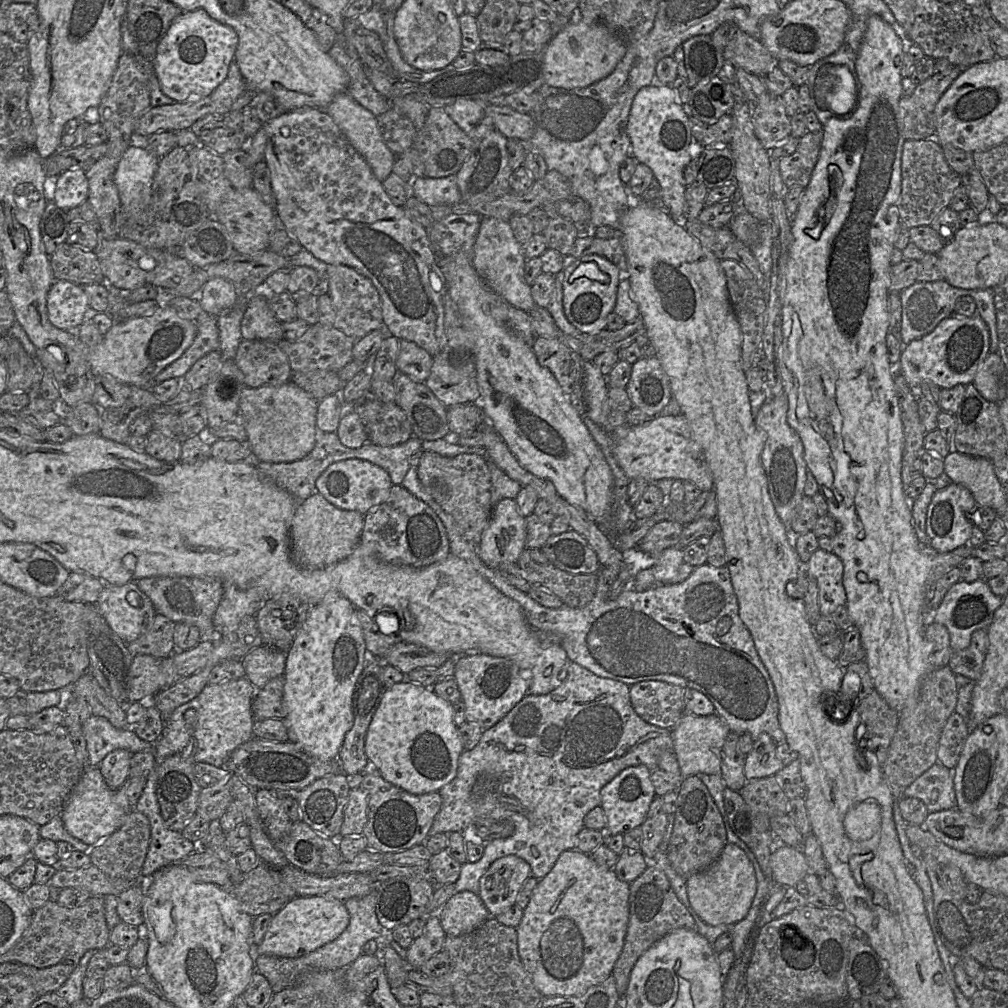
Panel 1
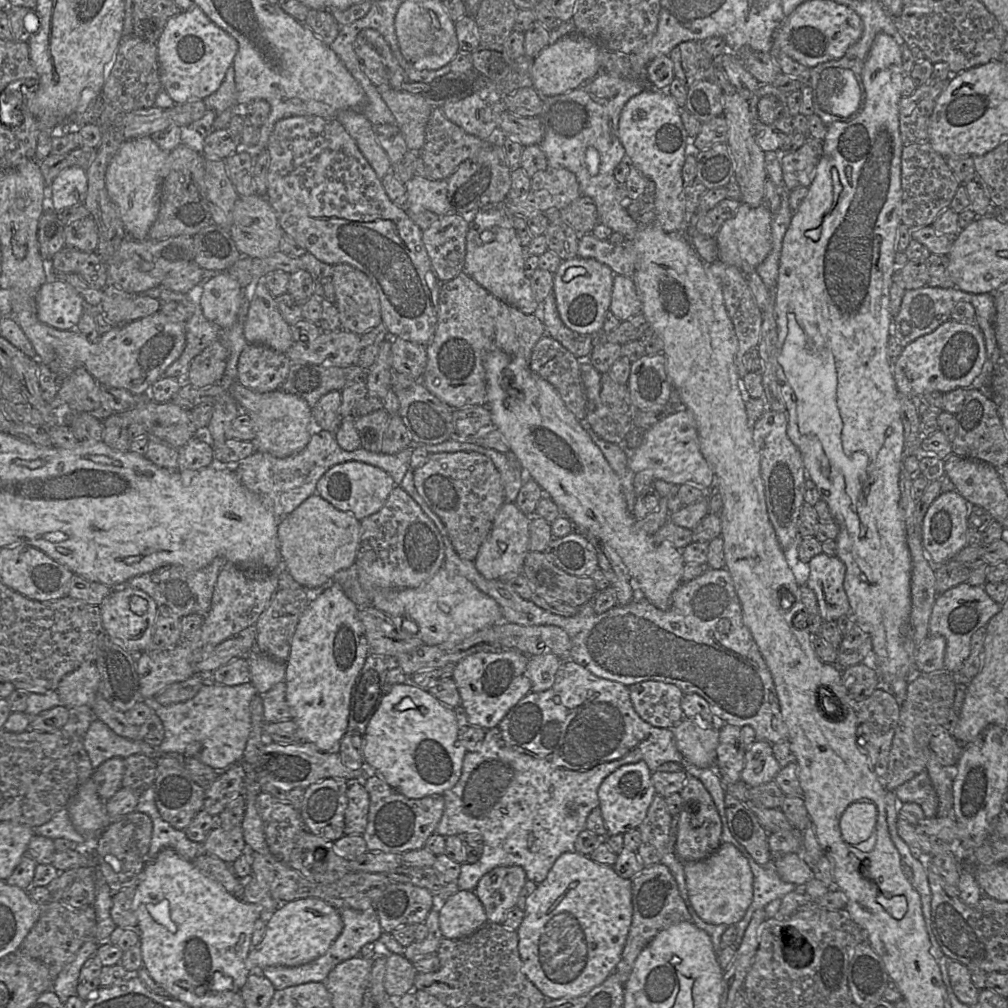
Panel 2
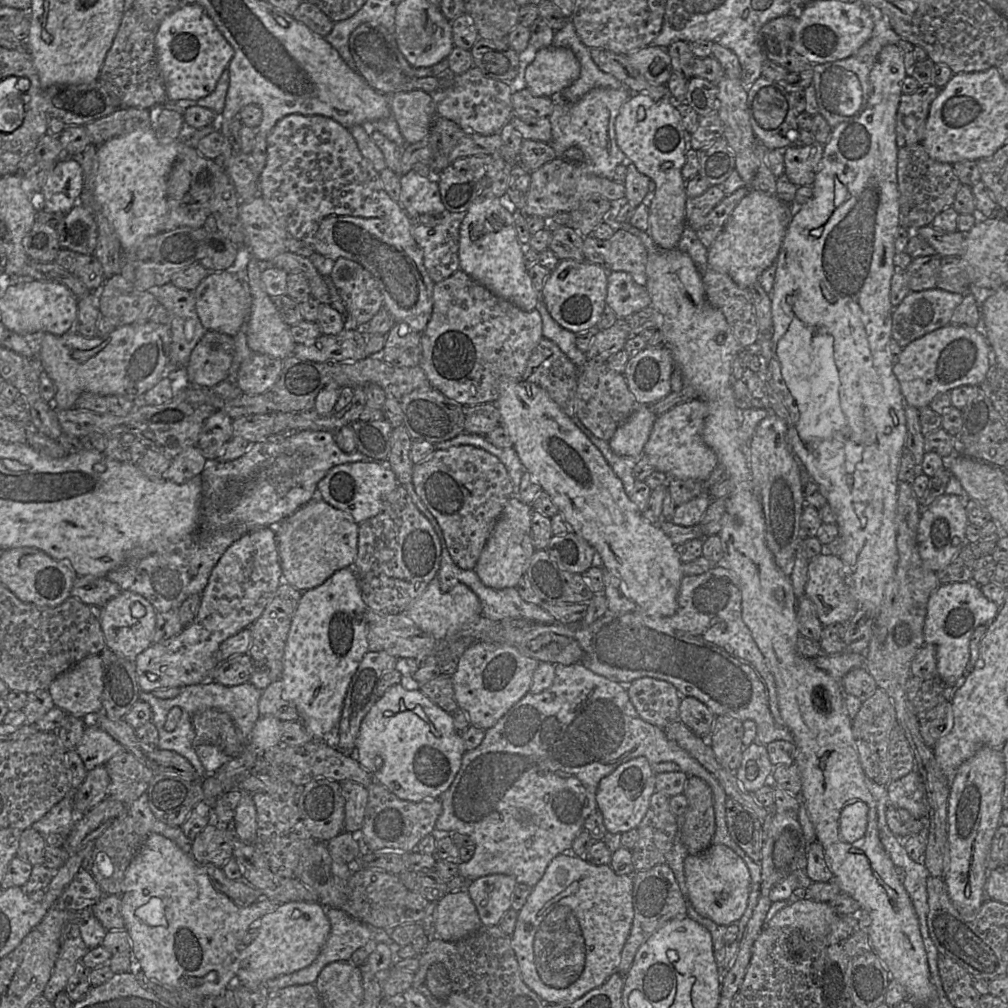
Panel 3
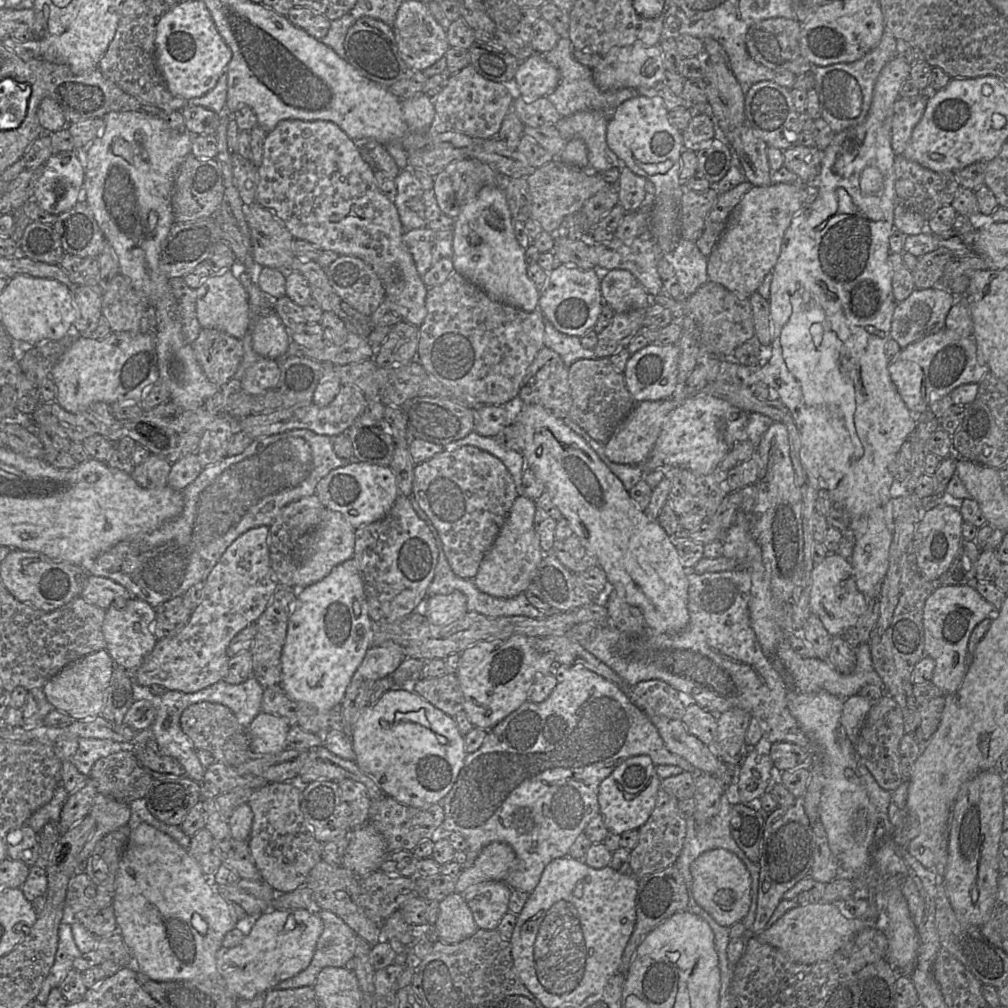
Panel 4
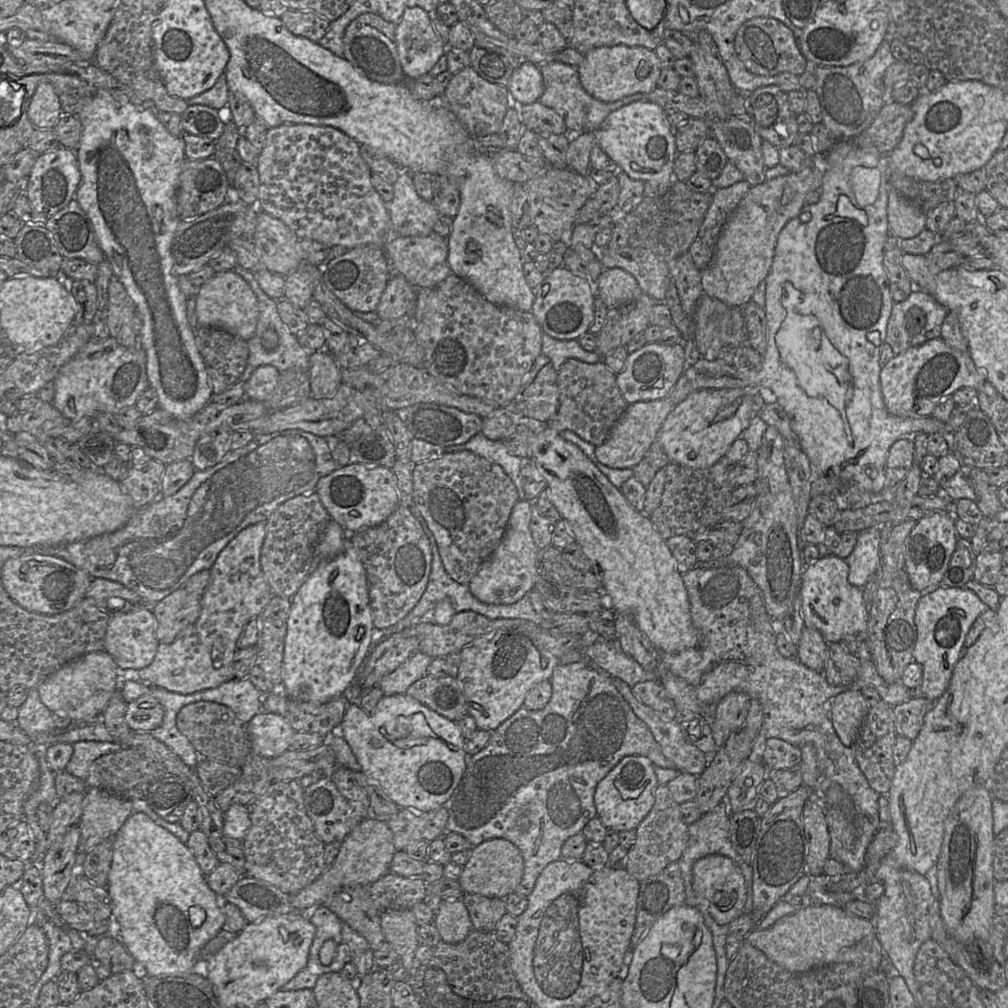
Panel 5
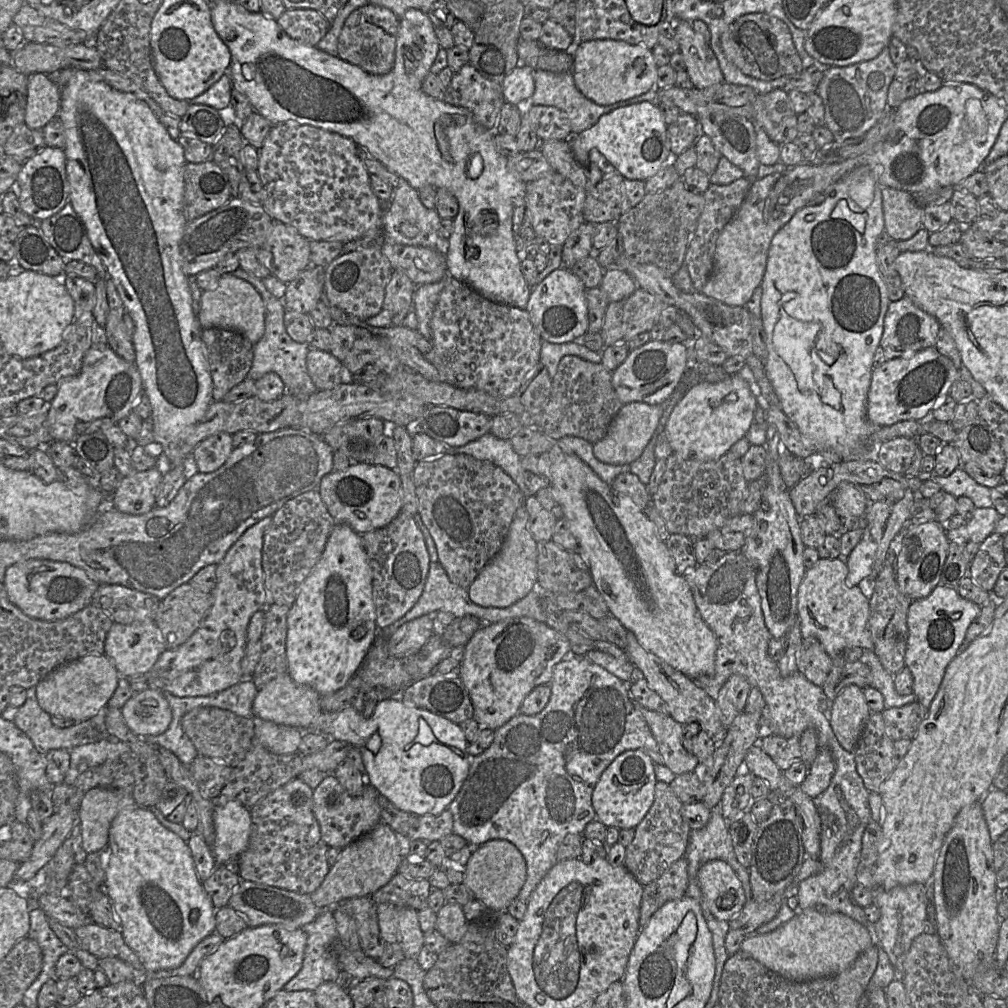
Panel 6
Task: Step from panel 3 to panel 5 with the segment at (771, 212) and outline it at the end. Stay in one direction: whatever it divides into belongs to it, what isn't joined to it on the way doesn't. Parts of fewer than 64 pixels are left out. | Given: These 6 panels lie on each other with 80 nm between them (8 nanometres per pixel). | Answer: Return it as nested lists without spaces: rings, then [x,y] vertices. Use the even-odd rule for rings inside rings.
[[[812,166],[801,172],[779,176],[750,187],[738,207],[724,224],[713,257],[702,271],[703,293],[735,308],[742,308],[752,300],[756,288],[770,272],[779,233],[788,221],[801,213],[802,208],[806,205],[808,193],[820,189],[822,176],[822,167]]]

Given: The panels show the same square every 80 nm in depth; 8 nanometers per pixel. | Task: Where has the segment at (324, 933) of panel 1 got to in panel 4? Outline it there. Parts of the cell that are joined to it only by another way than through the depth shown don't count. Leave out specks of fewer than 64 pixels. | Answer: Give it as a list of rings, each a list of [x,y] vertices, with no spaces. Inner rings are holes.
[[[307,909],[269,910],[256,918],[240,944],[216,953],[218,973],[235,999],[252,999],[305,970],[313,958],[323,921]]]

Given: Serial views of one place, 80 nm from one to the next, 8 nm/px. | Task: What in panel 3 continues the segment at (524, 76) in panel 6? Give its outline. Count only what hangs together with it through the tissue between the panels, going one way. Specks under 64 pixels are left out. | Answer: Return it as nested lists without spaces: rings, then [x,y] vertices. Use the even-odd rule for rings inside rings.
[[[564,47],[540,49],[525,61],[523,76],[526,88],[534,96],[557,98],[580,75],[575,54]]]

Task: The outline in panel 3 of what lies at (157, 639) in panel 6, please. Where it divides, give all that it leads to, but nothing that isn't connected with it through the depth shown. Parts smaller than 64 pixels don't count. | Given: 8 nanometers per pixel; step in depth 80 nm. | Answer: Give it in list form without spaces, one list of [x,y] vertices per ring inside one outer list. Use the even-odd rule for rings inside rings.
[[[121,591],[101,608],[101,629],[106,647],[135,662],[136,657],[153,644],[156,619],[157,612],[146,598],[131,591]]]

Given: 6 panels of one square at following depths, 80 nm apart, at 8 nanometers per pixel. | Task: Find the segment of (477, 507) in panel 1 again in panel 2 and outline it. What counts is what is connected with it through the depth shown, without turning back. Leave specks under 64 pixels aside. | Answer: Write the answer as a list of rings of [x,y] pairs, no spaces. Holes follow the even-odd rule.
[[[471,451],[432,453],[423,465],[414,470],[414,484],[428,507],[444,523],[451,544],[460,559],[474,561],[499,509],[506,502],[501,475],[492,460],[484,454]]]

